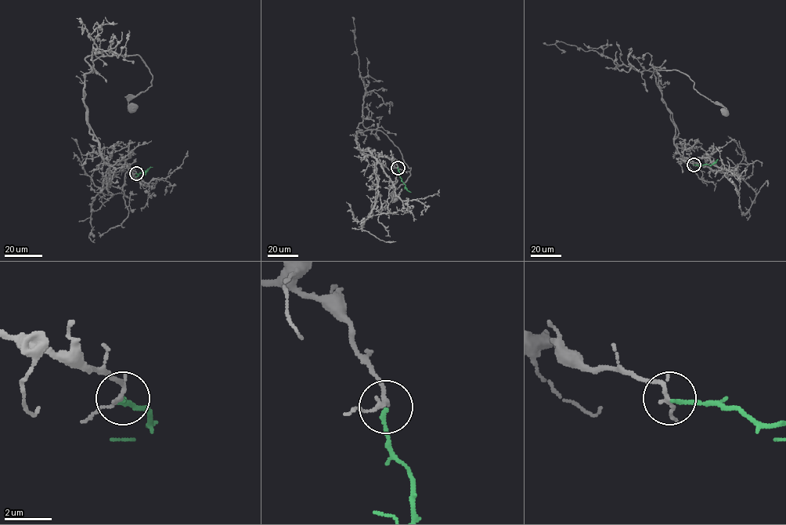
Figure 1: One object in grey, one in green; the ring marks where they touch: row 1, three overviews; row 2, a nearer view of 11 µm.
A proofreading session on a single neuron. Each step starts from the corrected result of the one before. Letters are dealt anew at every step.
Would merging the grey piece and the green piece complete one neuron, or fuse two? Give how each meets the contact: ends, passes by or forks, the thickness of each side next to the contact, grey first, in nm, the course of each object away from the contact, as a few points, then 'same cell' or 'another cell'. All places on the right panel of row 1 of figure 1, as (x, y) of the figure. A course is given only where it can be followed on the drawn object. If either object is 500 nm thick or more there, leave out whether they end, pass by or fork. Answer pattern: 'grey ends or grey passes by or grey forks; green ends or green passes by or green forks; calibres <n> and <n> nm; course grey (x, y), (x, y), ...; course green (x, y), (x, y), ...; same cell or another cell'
grey passes by; green ends; calibres 150 and 160 nm; course grey (693, 164), (681, 160), (674, 143), (675, 126), (655, 70), (686, 74), (694, 88), (724, 110); course green (694, 164), (711, 165), (718, 159); same cell

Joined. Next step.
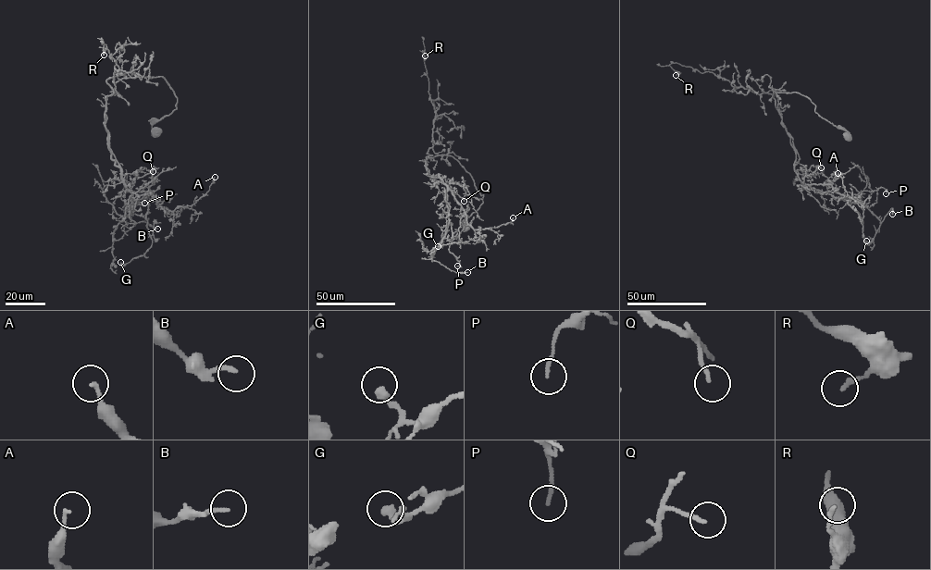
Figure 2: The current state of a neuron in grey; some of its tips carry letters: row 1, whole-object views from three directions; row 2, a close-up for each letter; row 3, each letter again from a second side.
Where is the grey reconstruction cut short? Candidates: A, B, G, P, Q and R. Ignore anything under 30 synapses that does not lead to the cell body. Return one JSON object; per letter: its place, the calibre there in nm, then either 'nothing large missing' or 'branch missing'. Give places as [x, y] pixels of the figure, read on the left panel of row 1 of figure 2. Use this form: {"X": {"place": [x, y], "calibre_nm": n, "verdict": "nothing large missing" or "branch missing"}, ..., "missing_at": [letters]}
{"A": {"place": [215, 177], "calibre_nm": 140, "verdict": "nothing large missing"}, "B": {"place": [157, 229], "calibre_nm": 170, "verdict": "nothing large missing"}, "G": {"place": [120, 262], "calibre_nm": 280, "verdict": "nothing large missing"}, "P": {"place": [144, 203], "calibre_nm": 120, "verdict": "nothing large missing"}, "Q": {"place": [153, 171], "calibre_nm": 150, "verdict": "nothing large missing"}, "R": {"place": [104, 55], "calibre_nm": 150, "verdict": "nothing large missing"}, "missing_at": []}

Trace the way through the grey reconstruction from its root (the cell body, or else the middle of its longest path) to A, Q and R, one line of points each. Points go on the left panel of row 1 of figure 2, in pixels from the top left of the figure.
A: (156, 130), (176, 108), (173, 90), (163, 77), (120, 79), (105, 124), (129, 190), (173, 211), (215, 177)
Q: (156, 130), (176, 108), (173, 90), (163, 77), (120, 79), (106, 97), (109, 148), (123, 178), (153, 171)
R: (156, 130), (152, 126), (176, 108), (173, 90), (163, 77), (114, 79), (118, 67), (102, 40), (104, 55)

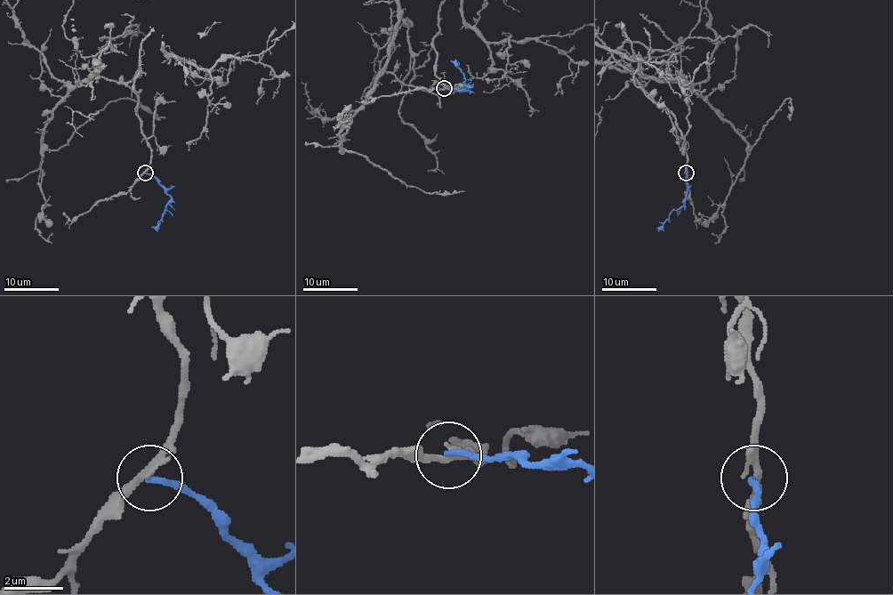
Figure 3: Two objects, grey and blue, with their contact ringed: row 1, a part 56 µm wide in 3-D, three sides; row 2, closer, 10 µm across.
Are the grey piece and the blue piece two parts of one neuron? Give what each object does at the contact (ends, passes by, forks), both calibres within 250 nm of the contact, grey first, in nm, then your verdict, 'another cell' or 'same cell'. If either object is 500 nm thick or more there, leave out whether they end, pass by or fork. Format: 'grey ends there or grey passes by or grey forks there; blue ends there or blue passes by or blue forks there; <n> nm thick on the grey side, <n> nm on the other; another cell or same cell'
grey passes by; blue ends there; 240 nm thick on the grey side, 200 nm on the other; another cell

